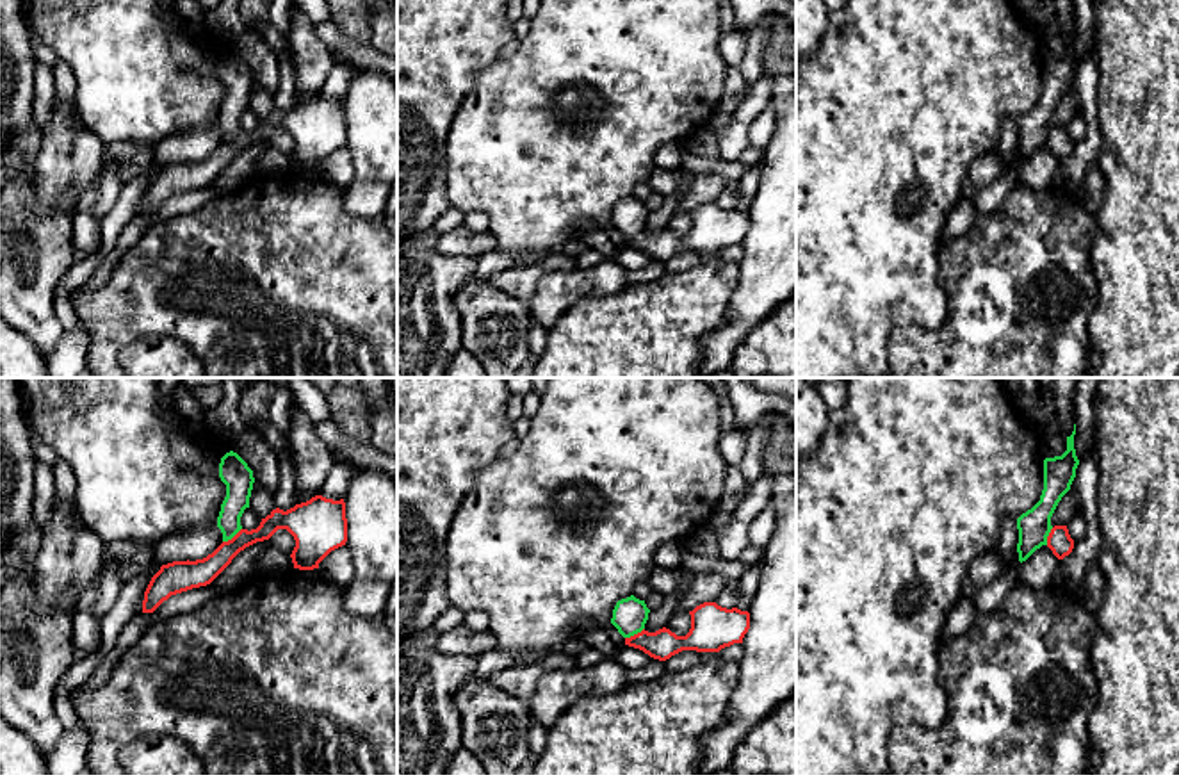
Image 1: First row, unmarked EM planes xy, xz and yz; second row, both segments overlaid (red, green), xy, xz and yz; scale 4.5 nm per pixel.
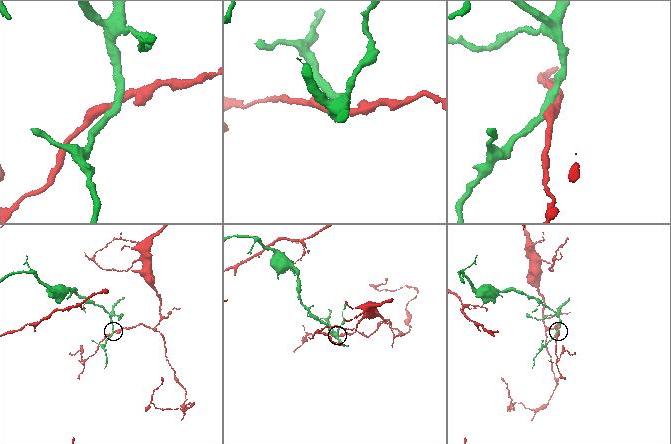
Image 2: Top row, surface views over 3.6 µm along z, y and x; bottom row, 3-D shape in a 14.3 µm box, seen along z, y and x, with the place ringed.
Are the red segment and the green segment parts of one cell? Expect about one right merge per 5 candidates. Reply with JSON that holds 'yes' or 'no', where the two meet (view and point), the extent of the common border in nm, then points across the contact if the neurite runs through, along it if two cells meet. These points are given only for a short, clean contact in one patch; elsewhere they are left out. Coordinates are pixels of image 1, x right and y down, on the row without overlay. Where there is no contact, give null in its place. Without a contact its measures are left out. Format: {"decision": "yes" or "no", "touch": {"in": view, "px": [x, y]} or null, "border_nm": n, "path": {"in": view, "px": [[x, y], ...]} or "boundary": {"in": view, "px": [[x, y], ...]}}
{"decision": "no", "touch": {"in": "xy", "px": [234, 138]}, "border_nm": 110, "boundary": {"in": "xy", "px": [[241, 129], [223, 143]]}}

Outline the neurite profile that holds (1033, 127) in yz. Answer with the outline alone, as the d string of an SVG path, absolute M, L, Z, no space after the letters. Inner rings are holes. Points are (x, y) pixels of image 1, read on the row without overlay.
M1076 25L1072 36L1067 37L1067 52L1061 57L1044 61L1044 91L1040 102L1017 119L1017 153L1020 164L1037 150L1047 146L1047 137L1053 130L1051 118L1076 78L1079 61L1074 50L1074 36Z

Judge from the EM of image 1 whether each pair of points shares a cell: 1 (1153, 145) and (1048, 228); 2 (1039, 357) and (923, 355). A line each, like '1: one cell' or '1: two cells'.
1: two cells
2: one cell

